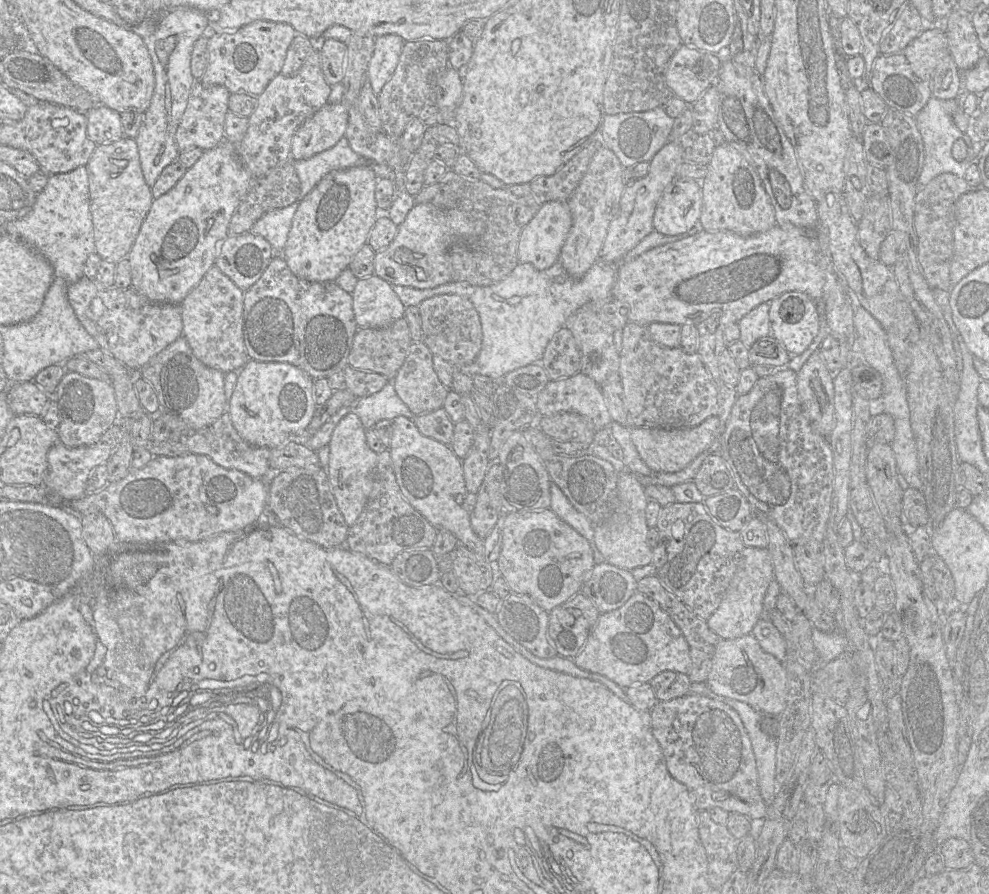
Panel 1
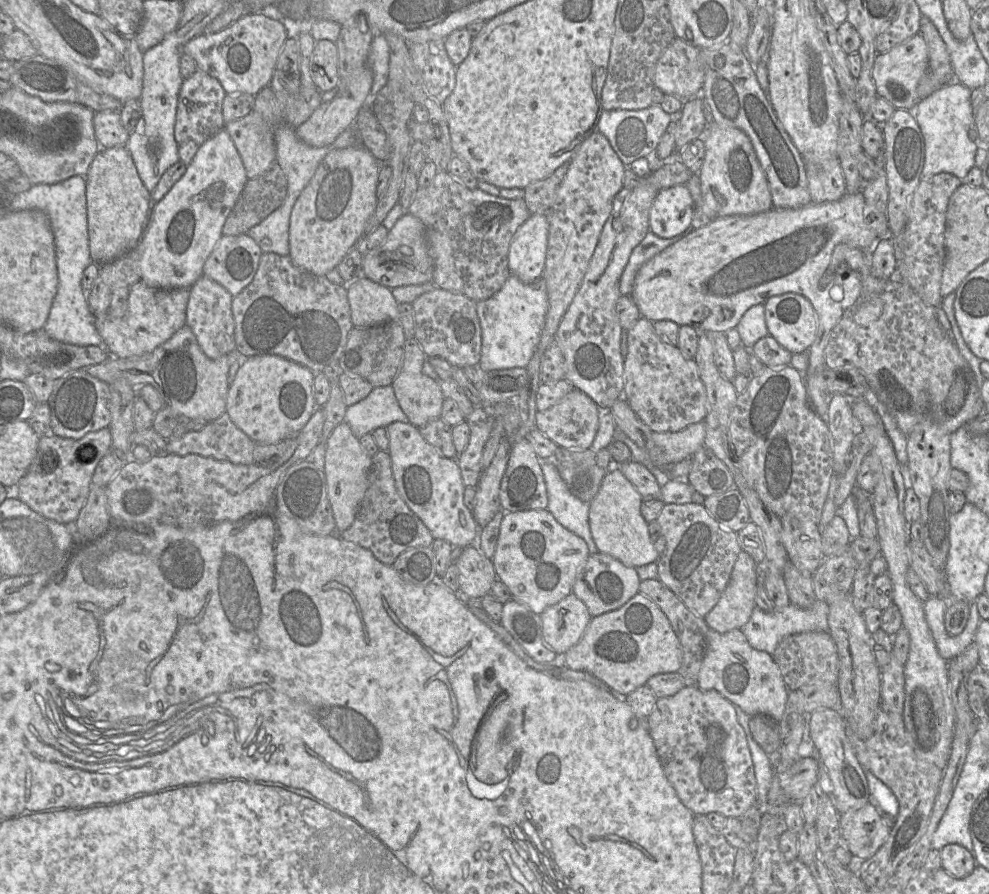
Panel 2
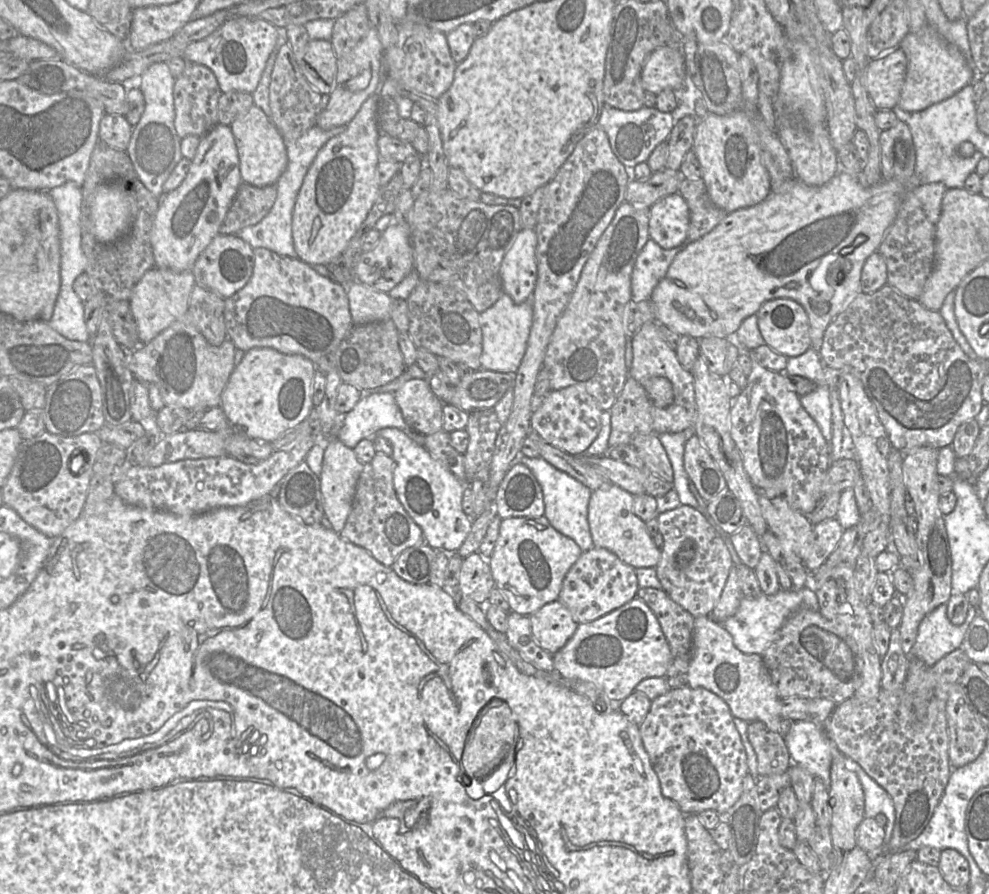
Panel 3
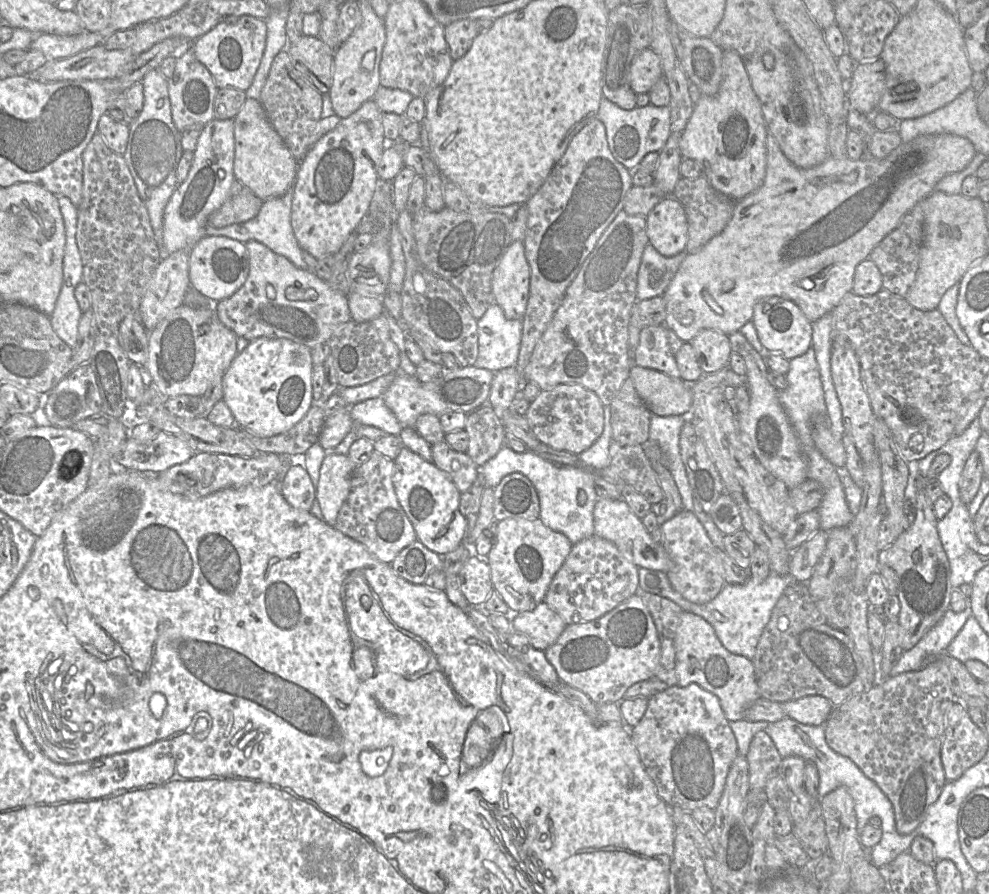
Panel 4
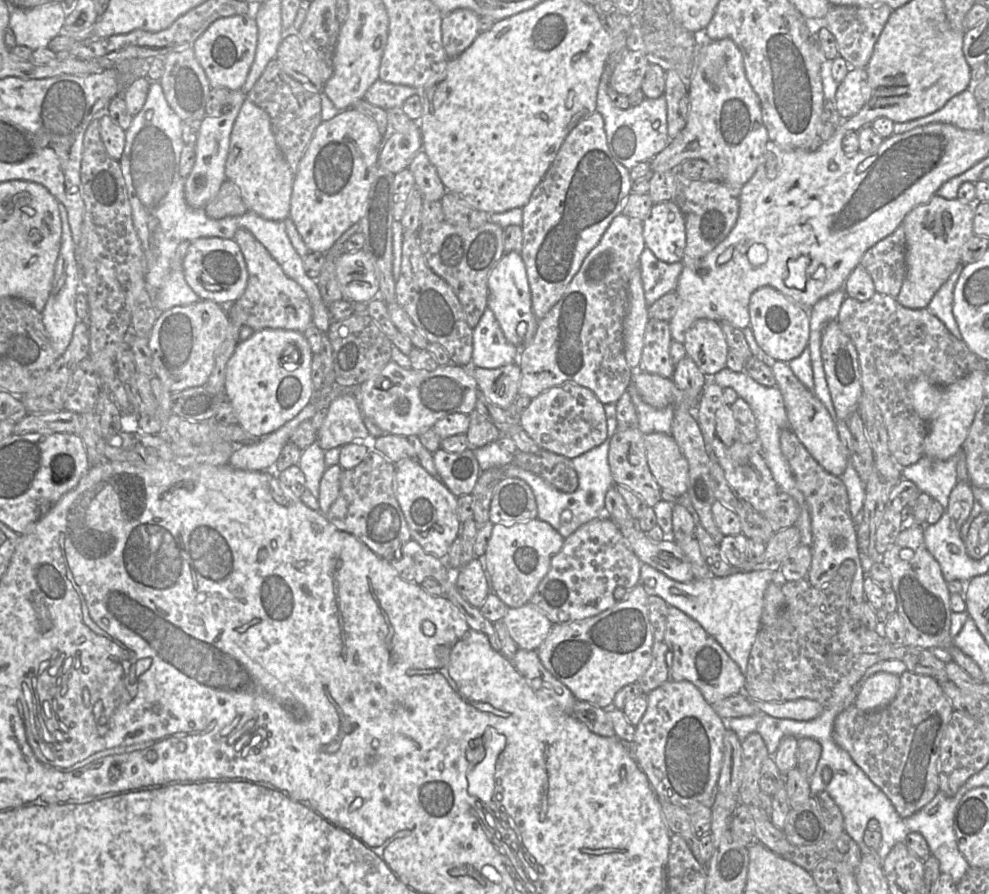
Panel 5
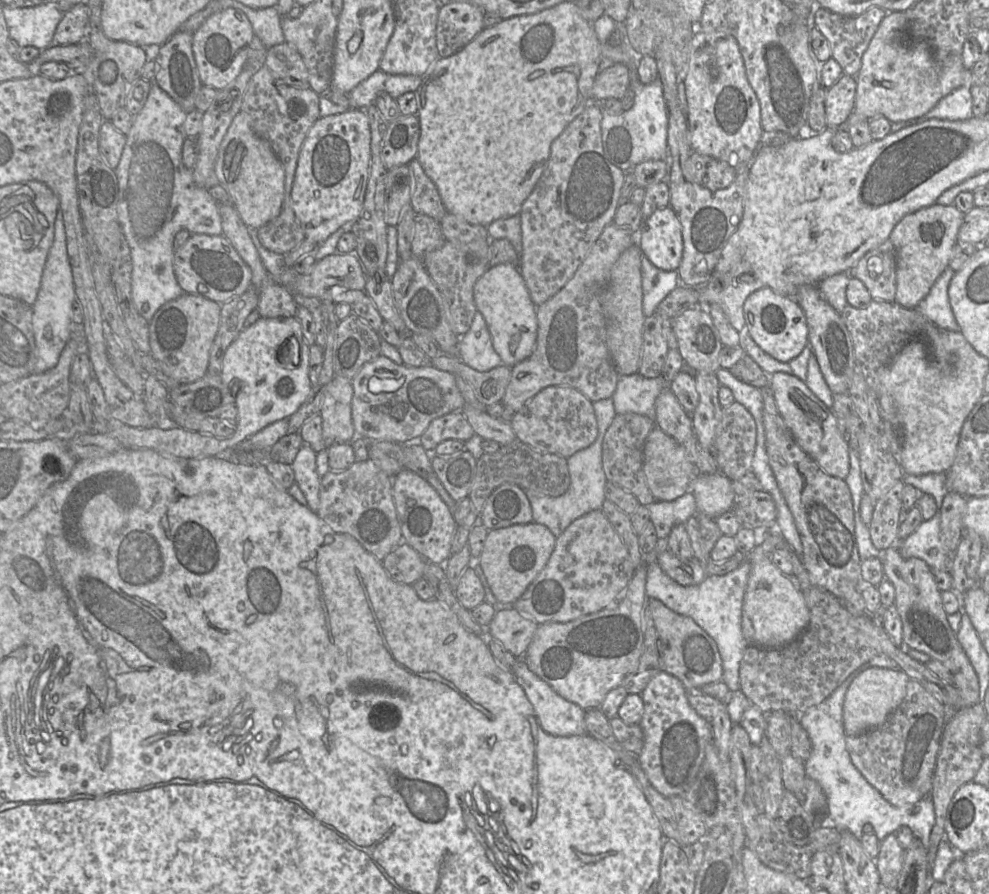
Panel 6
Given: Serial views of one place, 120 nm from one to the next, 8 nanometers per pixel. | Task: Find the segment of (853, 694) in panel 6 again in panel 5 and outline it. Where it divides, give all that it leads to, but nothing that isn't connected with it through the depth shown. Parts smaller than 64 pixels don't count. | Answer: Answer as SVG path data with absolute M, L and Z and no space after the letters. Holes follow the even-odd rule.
M879 672L861 685L854 705L863 711L877 711L888 706L900 688L900 676Z

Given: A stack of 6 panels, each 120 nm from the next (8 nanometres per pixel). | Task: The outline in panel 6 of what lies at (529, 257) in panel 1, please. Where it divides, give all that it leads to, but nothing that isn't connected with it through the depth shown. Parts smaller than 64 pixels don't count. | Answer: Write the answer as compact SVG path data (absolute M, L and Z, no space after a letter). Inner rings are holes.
M503 263L490 267L474 285L474 301L477 310L483 315L494 350L501 358L503 365L513 368L527 359L537 342L536 305L531 300L525 281L518 266ZM521 331L517 348L513 348L513 337Z

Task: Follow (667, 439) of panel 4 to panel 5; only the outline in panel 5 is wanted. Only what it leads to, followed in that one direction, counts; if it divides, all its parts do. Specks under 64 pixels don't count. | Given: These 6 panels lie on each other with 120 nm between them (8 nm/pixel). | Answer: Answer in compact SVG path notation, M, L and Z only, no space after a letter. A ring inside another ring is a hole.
M632 384L627 391L630 393L637 412L639 430L644 435L655 432L670 435L675 406L669 405L665 408L657 409L645 403Z

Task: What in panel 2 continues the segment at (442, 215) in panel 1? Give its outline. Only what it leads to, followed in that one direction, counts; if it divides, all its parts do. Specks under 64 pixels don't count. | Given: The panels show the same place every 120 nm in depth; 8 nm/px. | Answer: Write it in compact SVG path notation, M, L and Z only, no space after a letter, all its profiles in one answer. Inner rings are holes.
M404 213L389 230L381 246L364 251L363 270L365 277L390 289L431 282L434 267L424 224L412 214Z

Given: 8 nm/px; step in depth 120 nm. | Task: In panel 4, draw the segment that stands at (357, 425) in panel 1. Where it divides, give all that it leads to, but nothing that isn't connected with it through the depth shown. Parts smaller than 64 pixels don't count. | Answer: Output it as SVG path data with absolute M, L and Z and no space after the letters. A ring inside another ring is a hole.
M328 452L322 462L316 486L316 500L325 522L334 526L338 512L350 492L350 478L356 466L348 455Z

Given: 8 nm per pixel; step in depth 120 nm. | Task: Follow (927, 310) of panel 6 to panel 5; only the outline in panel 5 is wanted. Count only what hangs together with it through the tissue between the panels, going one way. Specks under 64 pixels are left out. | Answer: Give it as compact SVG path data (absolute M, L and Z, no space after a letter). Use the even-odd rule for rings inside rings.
M964 264L959 265L948 280L935 293L931 302L926 307L933 315L939 318L947 329L958 339L962 340L962 335L953 315L953 295L954 287L962 272Z

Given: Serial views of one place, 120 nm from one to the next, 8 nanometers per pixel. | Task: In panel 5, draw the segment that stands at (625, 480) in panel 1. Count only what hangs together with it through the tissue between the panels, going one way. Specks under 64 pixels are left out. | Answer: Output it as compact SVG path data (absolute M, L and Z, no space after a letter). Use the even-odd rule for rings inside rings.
M637 525L618 528L641 563L679 582L694 580L691 563L674 540L653 541Z

